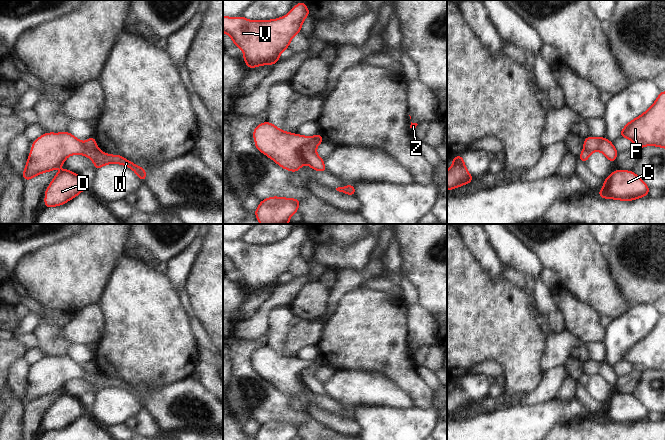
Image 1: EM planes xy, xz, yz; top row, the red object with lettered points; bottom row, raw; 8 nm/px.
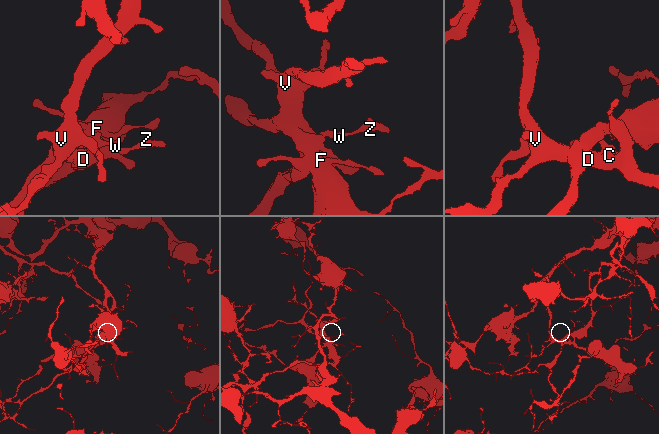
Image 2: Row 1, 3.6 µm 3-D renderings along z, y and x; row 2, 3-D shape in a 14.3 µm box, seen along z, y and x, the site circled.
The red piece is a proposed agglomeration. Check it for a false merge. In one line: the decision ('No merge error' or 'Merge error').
Merge error

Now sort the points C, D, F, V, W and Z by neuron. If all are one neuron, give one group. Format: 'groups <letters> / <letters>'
groups C D V / F W Z

